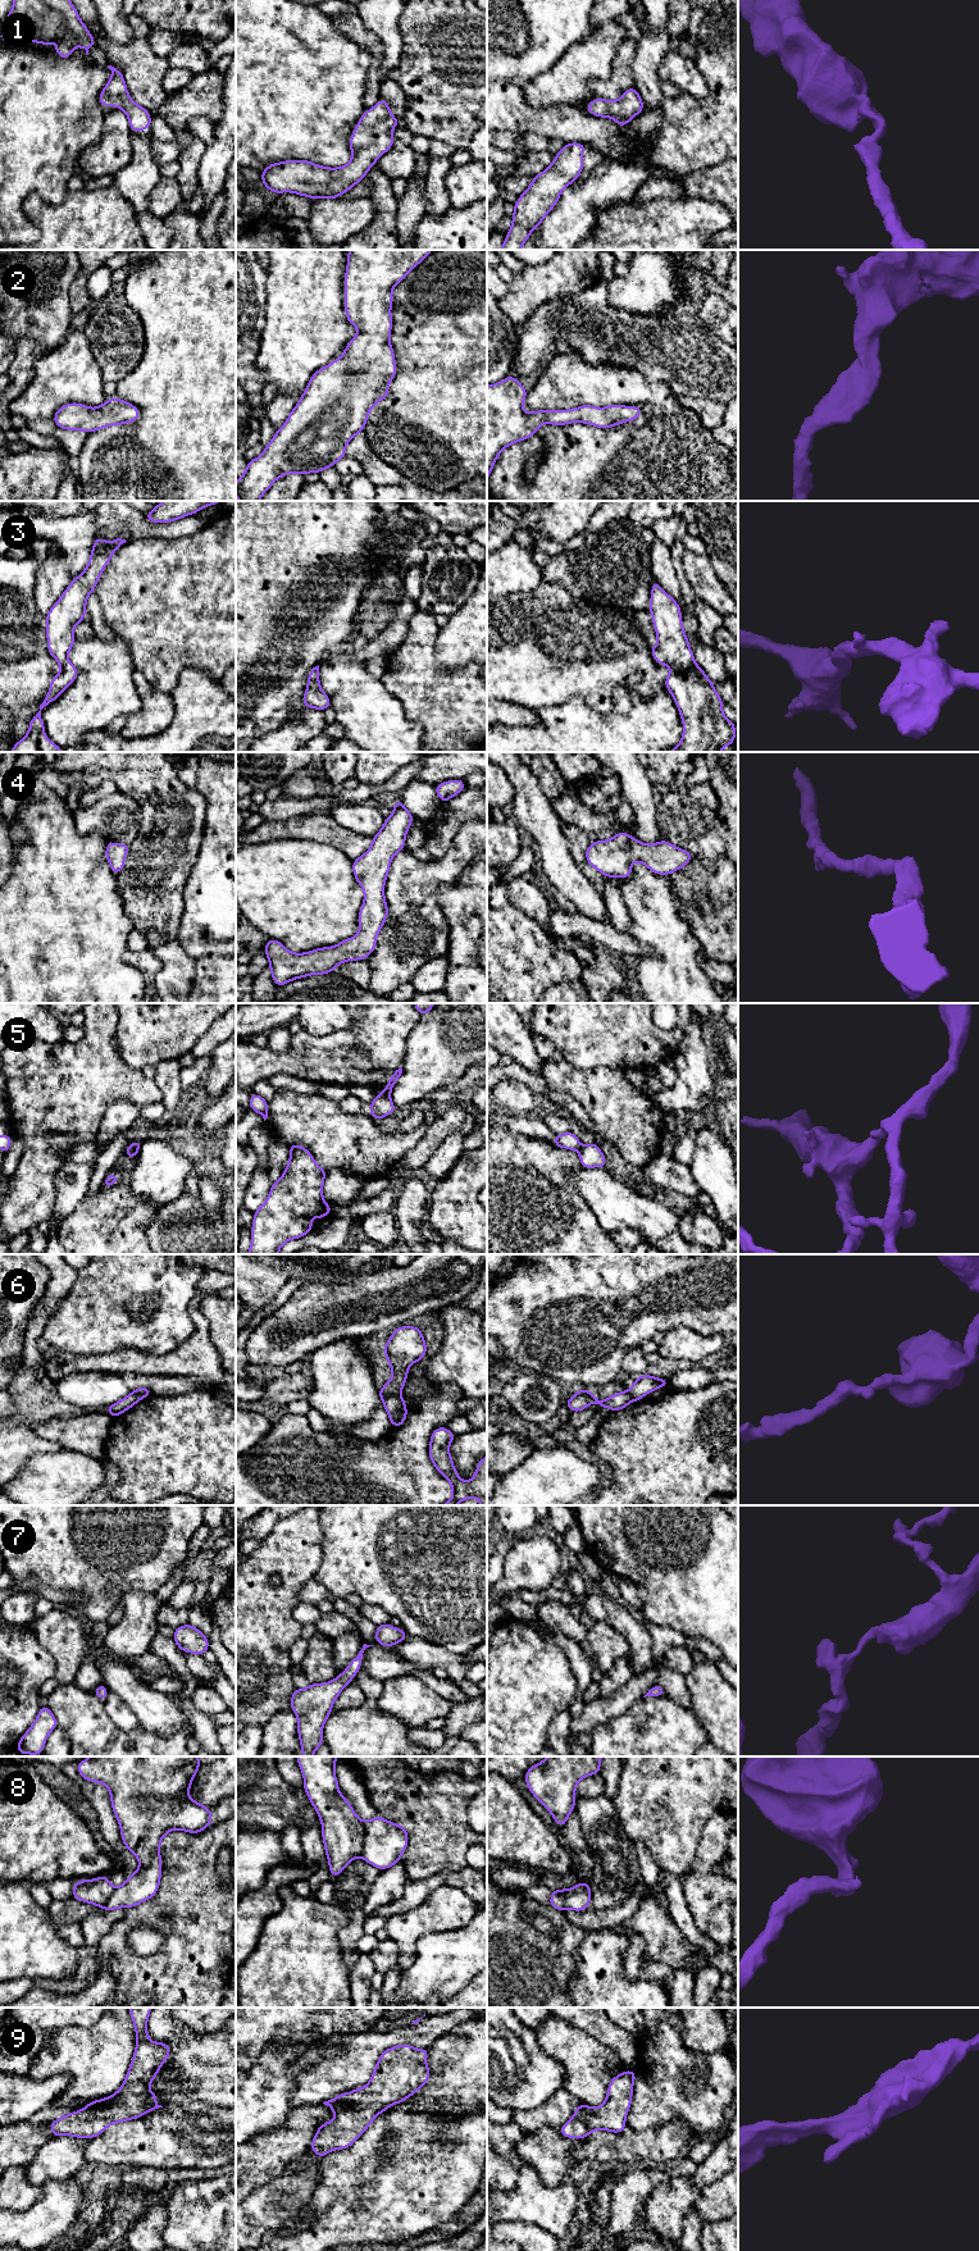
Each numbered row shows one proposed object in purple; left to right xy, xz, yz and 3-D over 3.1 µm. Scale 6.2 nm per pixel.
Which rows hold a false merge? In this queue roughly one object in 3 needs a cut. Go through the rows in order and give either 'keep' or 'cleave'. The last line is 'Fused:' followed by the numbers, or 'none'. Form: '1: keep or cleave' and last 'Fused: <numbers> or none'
1: keep
2: keep
3: keep
4: keep
5: cleave
6: cleave
7: keep
8: cleave
9: keep
Fused: 5, 6, 8

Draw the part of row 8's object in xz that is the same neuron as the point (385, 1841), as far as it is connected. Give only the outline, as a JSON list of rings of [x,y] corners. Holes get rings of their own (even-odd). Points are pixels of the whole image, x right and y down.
[[[381,1815],[364,1821],[361,1858],[378,1869],[387,1869],[400,1862],[407,1847],[405,1826],[390,1822]]]

